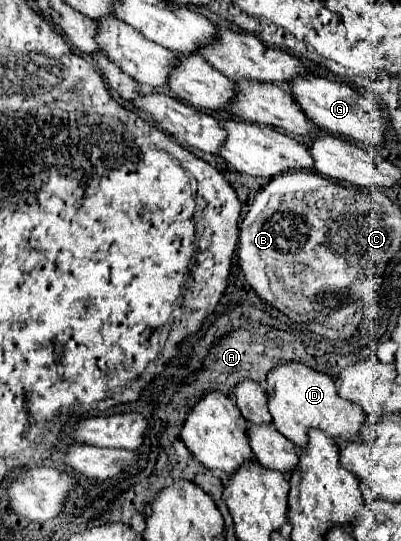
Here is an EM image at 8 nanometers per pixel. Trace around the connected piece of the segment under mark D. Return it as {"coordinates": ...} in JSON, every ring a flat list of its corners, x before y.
{"coordinates":[[282,361,278,367,274,367,266,379,266,395,274,427,294,445,302,447,306,443,306,431,310,427,322,429,336,441,360,437,360,429,366,419,362,407,350,403,348,399,342,399,332,377,320,375,300,361]]}

